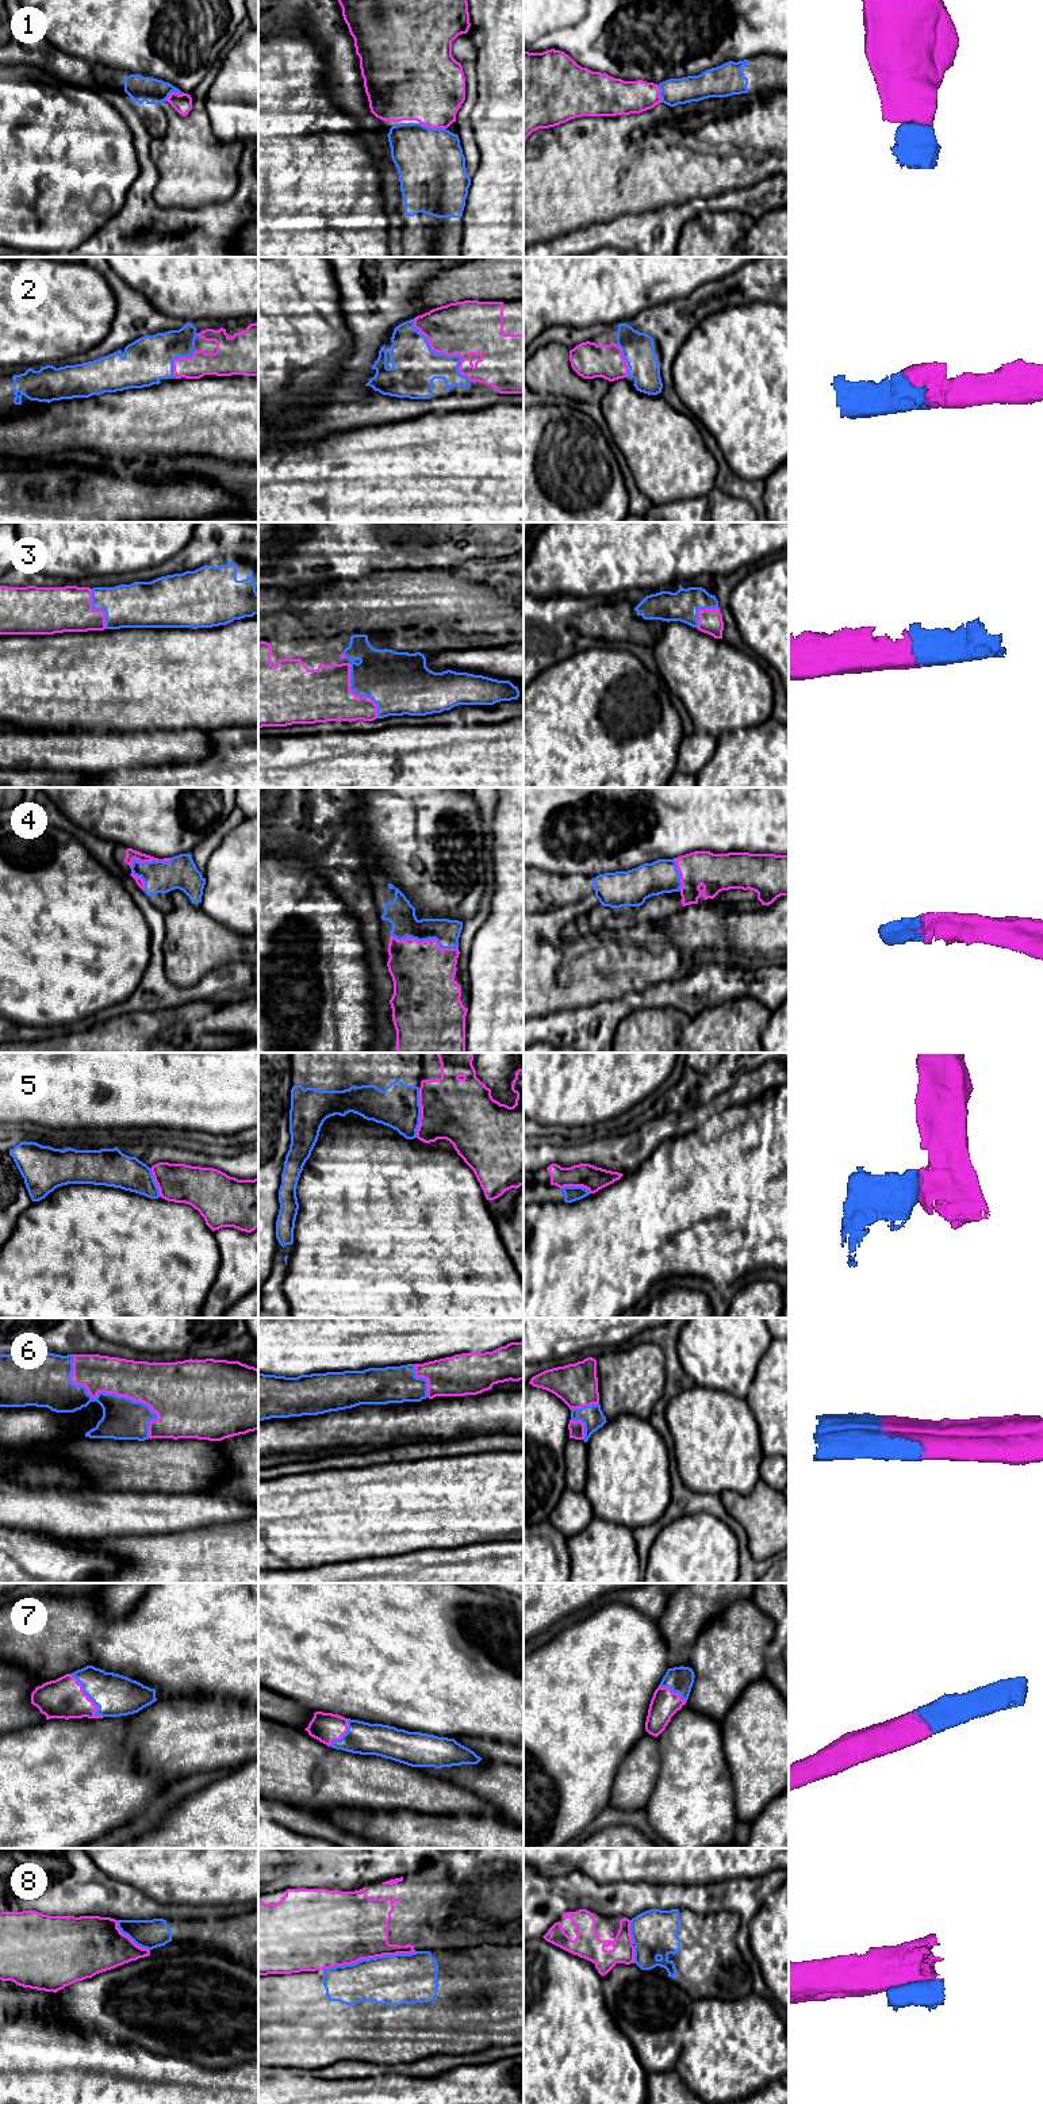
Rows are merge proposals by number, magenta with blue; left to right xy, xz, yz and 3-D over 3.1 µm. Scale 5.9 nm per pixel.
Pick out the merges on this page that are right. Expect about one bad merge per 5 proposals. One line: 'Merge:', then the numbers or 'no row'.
Merge: 1, 2, 3, 4, 6, 7

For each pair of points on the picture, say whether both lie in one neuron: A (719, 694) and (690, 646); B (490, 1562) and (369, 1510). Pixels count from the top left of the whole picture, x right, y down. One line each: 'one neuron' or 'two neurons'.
A: one neuron
B: two neurons

